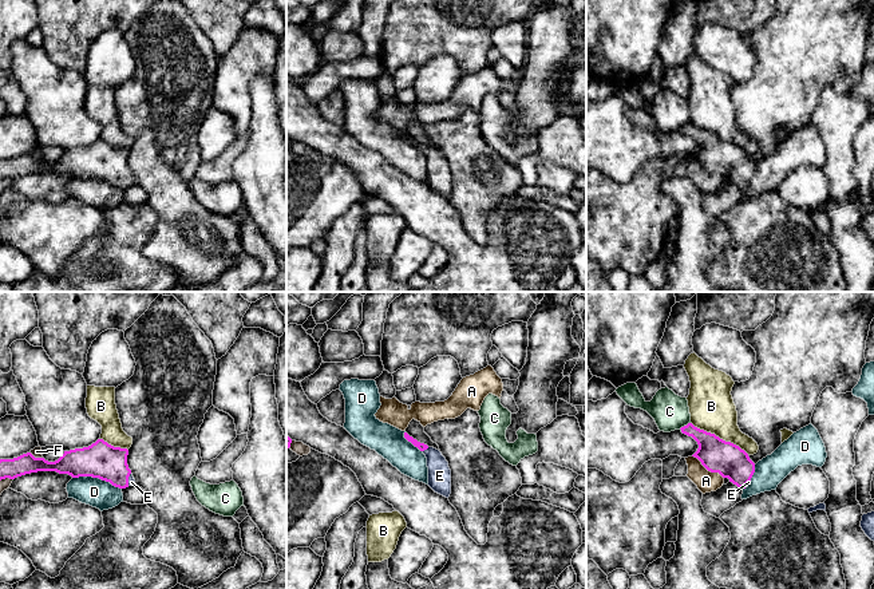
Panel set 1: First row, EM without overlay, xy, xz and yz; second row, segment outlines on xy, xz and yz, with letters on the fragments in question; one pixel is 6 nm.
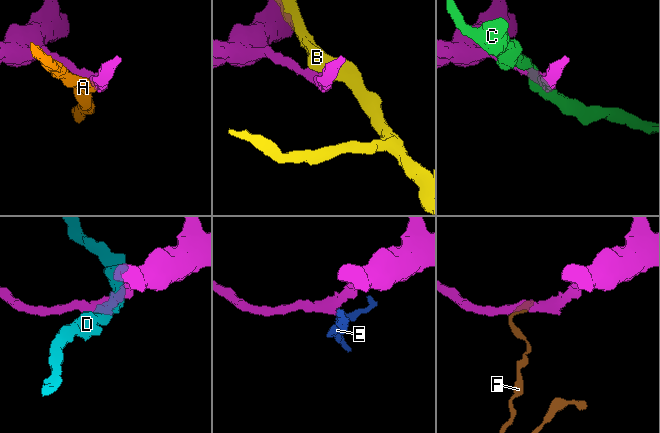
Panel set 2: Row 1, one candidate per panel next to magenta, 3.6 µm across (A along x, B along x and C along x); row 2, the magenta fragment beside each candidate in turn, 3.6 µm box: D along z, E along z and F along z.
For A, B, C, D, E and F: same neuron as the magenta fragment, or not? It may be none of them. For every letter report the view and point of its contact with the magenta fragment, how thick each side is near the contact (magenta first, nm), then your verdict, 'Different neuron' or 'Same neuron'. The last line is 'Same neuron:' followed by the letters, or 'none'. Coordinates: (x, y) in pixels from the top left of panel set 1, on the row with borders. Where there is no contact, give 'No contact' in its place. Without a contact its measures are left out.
A: Touches magenta at yz (708, 470). Thickness 200 nm (magenta) against 130 nm. Different neuron
B: Touches magenta at yz (719, 438). Thickness 200 nm (magenta) against 280 nm. Different neuron
C: Touches magenta at yz (684, 426). Thickness 200 nm (magenta) against 220 nm. Different neuron
D: Touches magenta at xy (97, 477). Thickness 220 nm (magenta) against 170 nm. Different neuron
E: Touches magenta at xz (426, 449). Thickness 50 nm (magenta) against 140 nm. Same neuron
F: Touches magenta at xy (6, 477). Thickness 120 nm (magenta) against 60 nm. Different neuron
Same neuron: E

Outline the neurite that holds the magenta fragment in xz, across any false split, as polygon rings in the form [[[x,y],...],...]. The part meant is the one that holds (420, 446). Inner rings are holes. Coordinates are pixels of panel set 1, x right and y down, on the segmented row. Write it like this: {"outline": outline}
{"outline": [[[404,432],[404,438],[426,455],[428,467],[428,486],[435,493],[448,498],[451,494],[451,470],[446,458],[439,450],[418,442],[407,432]]]}

